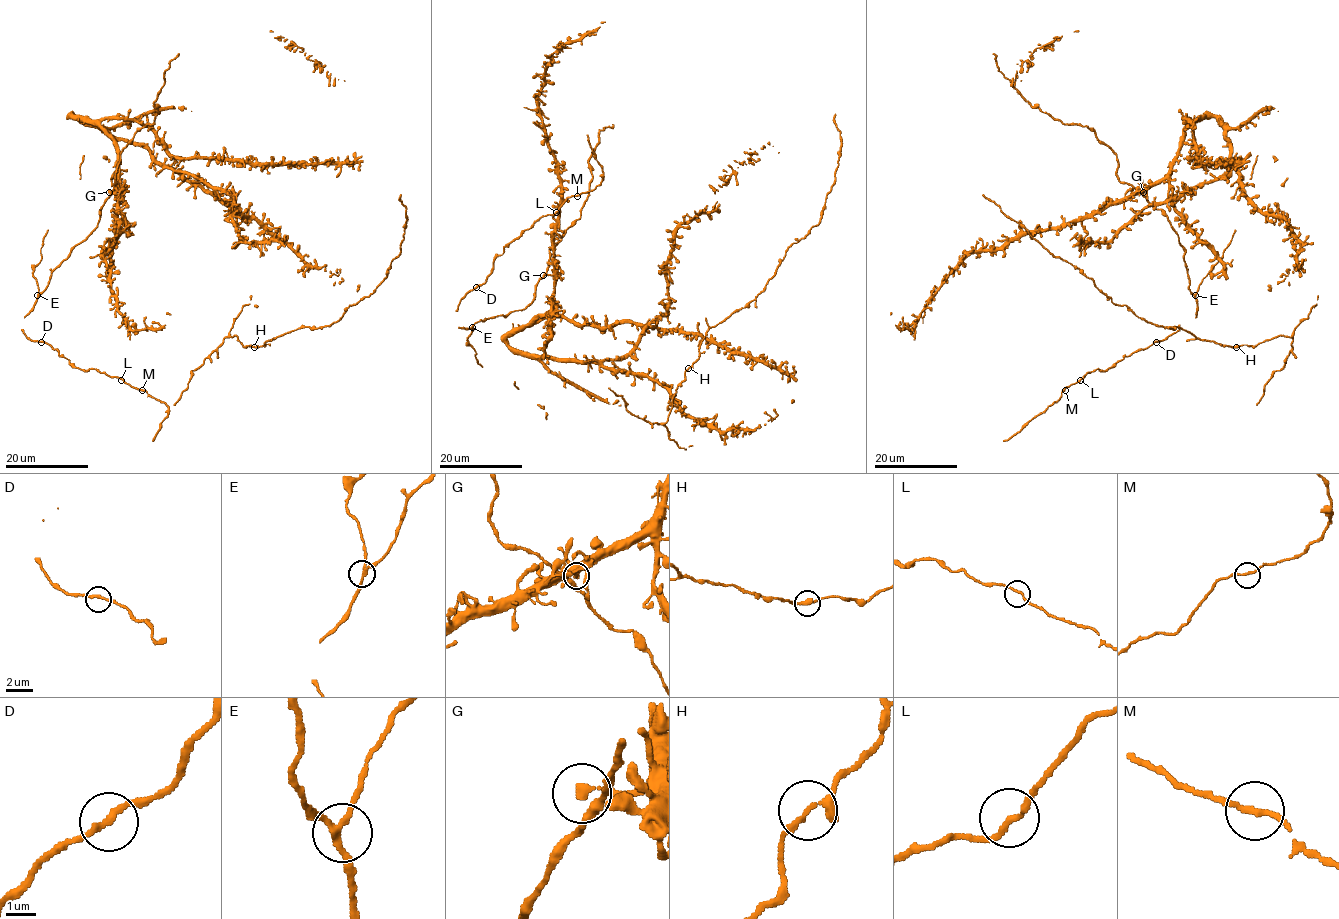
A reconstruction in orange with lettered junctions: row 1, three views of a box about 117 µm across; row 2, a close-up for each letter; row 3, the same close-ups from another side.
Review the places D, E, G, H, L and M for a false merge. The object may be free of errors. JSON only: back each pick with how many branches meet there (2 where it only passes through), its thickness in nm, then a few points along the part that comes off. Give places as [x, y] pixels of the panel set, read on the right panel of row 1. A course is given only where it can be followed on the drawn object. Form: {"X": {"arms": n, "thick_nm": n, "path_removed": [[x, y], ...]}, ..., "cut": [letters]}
{"cut": []}

